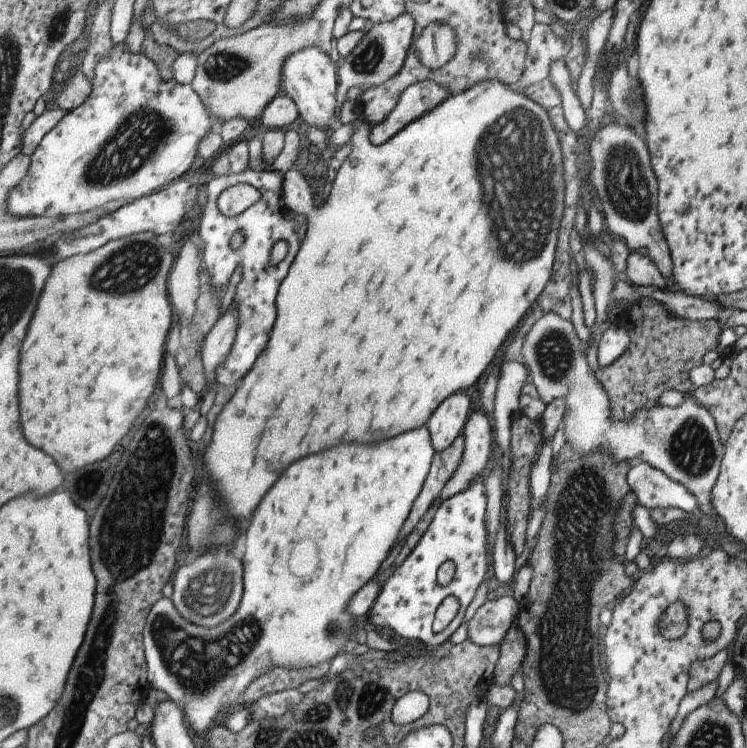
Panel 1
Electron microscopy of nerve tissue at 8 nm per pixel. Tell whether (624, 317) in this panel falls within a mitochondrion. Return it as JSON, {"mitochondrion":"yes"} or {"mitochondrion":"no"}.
{"mitochondrion":"no"}

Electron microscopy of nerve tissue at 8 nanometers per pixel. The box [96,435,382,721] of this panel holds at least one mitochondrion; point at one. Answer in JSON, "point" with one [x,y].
{"point":[195,664]}

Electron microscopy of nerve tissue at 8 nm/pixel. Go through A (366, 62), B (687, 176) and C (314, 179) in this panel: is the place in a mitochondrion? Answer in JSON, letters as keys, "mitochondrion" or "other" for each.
{"A":"mitochondrion","B":"other","C":"other"}

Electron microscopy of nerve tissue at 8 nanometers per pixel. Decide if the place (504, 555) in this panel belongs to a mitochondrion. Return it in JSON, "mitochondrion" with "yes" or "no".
{"mitochondrion":"no"}

